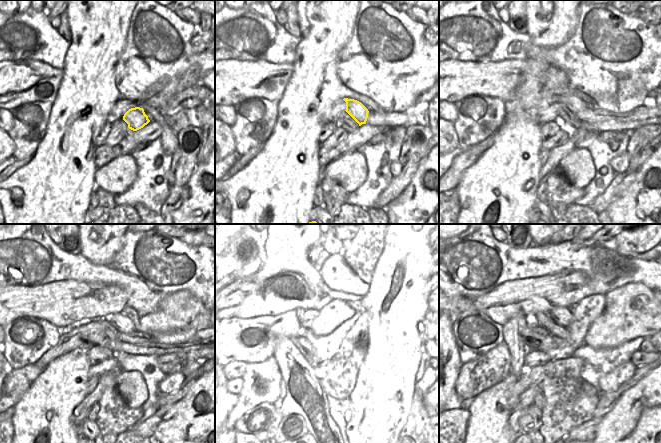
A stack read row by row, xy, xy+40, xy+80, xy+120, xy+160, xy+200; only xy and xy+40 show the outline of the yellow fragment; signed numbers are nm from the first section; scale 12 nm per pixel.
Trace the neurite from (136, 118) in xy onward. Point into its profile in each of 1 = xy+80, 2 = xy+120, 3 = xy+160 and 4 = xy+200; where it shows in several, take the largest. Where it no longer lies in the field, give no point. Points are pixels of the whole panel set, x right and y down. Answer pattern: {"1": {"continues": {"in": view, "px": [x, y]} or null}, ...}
{"1": {"continues": {"in": "xy+80", "px": [570, 100]}}, "2": {"continues": {"in": "xy+120", "px": [120, 321]}}, "3": {"continues": {"in": "xy+160", "px": [342, 319]}}, "4": {"continues": {"in": "xy+200", "px": [562, 315]}}}

